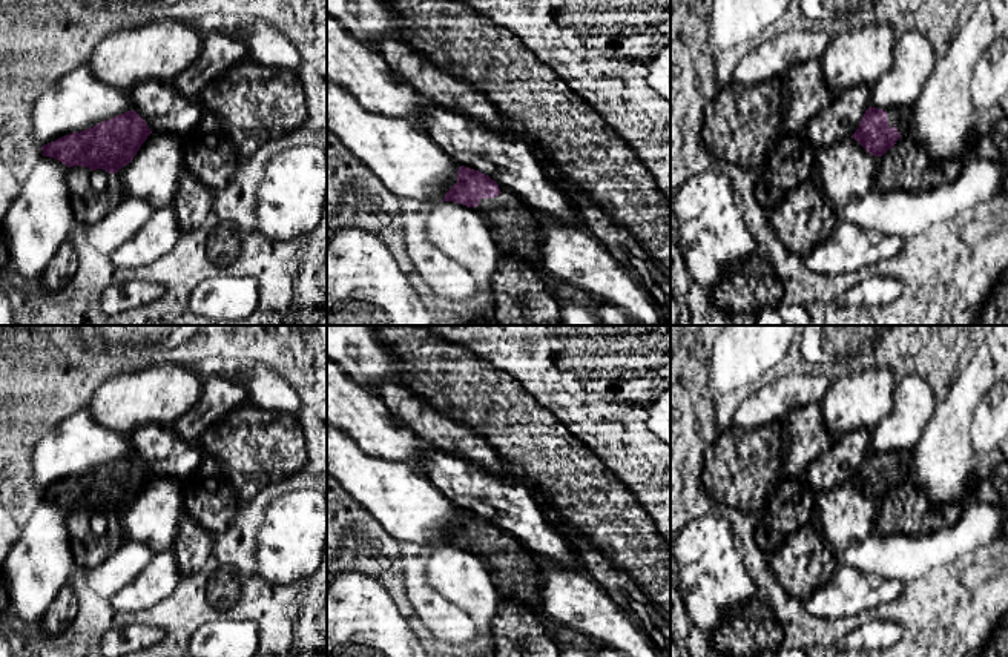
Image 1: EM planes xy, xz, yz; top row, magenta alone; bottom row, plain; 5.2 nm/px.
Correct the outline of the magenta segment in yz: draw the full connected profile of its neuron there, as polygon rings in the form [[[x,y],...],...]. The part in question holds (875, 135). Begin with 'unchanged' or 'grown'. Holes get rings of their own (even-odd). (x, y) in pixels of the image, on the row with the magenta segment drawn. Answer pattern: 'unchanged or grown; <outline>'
grown; [[[868,107],[852,135],[867,152],[882,157],[891,149],[901,137],[905,137],[908,127],[910,107],[894,111],[896,123],[888,126],[887,112],[878,107]]]

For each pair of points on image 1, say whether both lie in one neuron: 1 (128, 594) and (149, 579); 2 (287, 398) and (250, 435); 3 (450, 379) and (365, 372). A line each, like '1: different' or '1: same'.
1: same
2: different
3: different

